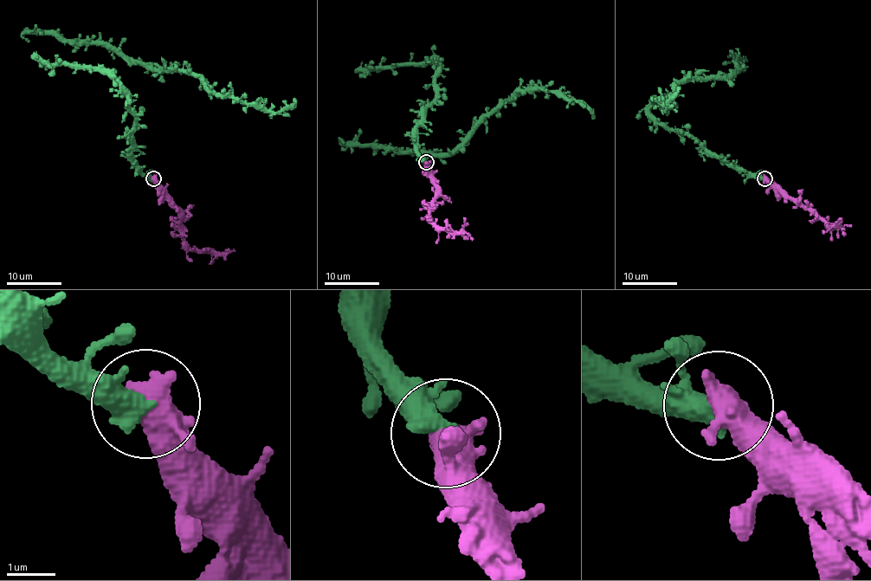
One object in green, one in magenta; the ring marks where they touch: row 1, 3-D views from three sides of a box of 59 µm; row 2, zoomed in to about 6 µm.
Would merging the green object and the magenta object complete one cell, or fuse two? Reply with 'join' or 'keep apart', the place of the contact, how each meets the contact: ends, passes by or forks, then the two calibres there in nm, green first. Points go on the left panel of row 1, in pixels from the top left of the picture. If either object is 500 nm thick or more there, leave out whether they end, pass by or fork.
join; at (153, 178); green passes by; magenta passes by; 340 nm thick on the green side, 480 nm on the other

